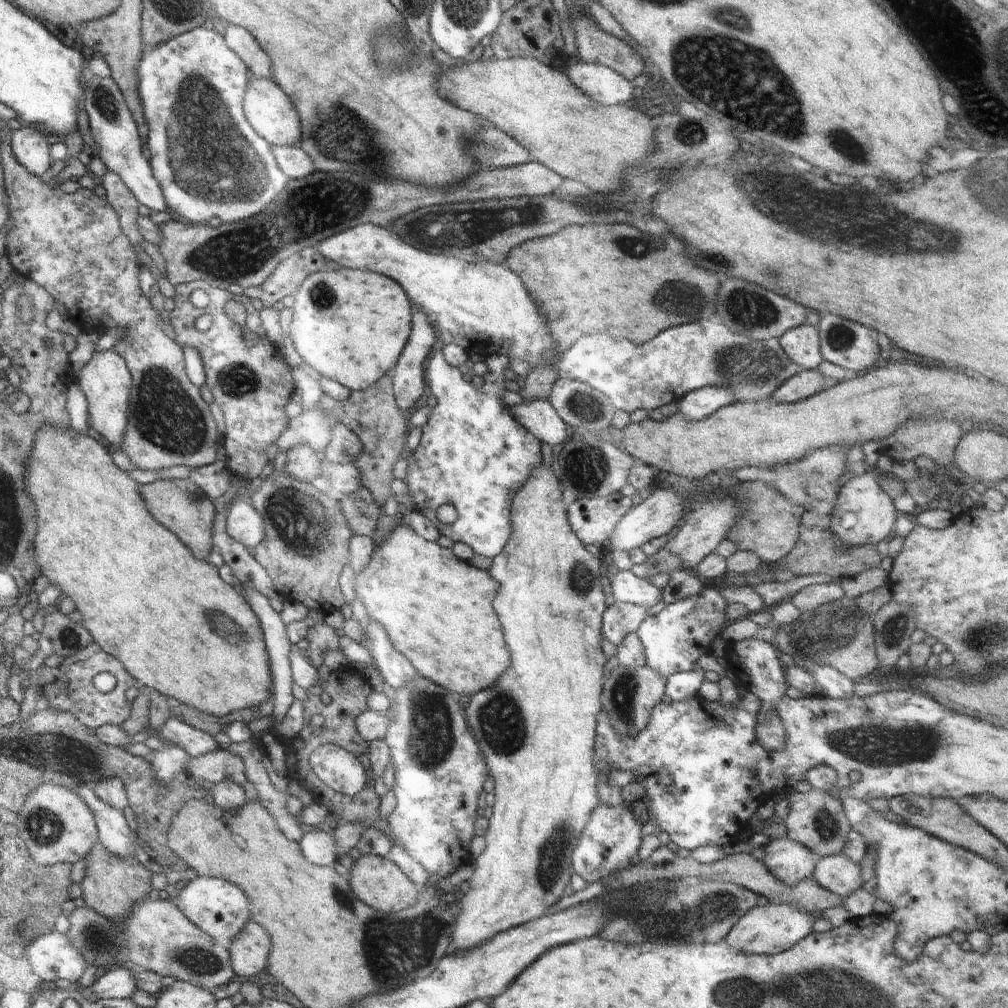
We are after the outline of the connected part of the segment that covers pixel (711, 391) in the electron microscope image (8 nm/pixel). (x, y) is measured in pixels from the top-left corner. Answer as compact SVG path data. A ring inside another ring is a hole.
M704 387L685 394L677 401L678 413L688 420L700 420L723 406L731 405L734 398L734 388Z

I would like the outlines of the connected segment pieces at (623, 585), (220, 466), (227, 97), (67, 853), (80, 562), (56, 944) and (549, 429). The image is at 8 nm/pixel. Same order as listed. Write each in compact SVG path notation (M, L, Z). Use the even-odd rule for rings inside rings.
M614 570L610 586L615 600L622 603L640 604L649 609L661 599L661 589L638 578L632 571Z
M217 460L212 464L190 468L190 479L197 484L202 491L214 502L224 496L231 486L230 478L225 462Z
M198 27L158 45L145 47L136 68L136 76L138 76L138 96L142 100L142 112L148 126L146 136L146 148L150 153L148 160L152 164L154 178L161 186L167 211L171 214L181 216L187 222L200 224L200 226L214 222L228 224L242 222L250 218L252 214L256 214L258 210L262 210L262 206L274 200L274 196L280 194L283 187L287 187L293 181L280 170L272 150L273 145L258 136L244 116L242 100L249 85L248 69L238 55L228 48L220 33L211 28ZM192 180L196 180L194 184L204 184L204 188L216 190L216 194L220 196L258 196L260 192L264 192L266 200L206 202L202 198L196 198L198 194L194 194L192 188L186 190L186 186Z
M52 783L38 786L26 796L21 809L14 813L16 820L12 825L13 831L26 845L30 858L42 866L78 862L100 841L93 811L77 791L63 786Z
M48 422L36 432L26 462L24 486L36 506L38 550L34 548L34 556L42 574L50 584L60 588L62 598L72 596L75 610L82 616L80 627L87 630L104 652L118 658L138 685L150 686L212 717L259 707L270 692L270 664L257 614L233 586L222 580L216 567L198 560L175 534L154 522L154 516L142 504L140 484L116 465L110 454L89 433L76 434L74 430L62 430ZM134 582L136 592L144 598L138 602L114 598L114 592L122 594ZM116 604L124 608L118 614L122 616L120 620L132 622L102 622L106 614L112 616ZM224 632L232 632L230 636L236 642L230 642Z
M59 931L48 932L30 942L22 957L25 954L32 968L50 968L46 971L49 982L60 978L74 985L89 968L84 956L70 944L66 933Z
M524 400L521 404L508 407L513 416L524 428L548 446L564 444L570 439L567 424L556 414L549 400Z

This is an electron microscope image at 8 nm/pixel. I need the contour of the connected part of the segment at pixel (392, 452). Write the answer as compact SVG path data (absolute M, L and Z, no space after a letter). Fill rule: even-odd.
M390 374L382 376L376 384L373 384L370 388L366 388L366 390L352 391L349 398L343 401L333 399L324 393L324 396L320 399L320 405L322 412L327 414L331 421L346 425L360 439L362 450L360 450L360 454L356 456L355 460L352 460L352 463L356 466L358 472L360 472L361 486L367 488L372 493L379 507L383 507L386 500L393 494L391 491L391 484L394 479L392 468L394 468L394 464L402 456L406 455L406 438L409 429L407 416L396 404Z

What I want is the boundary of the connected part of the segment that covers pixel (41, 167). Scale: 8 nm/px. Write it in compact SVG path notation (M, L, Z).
M22 126L10 133L10 148L18 161L40 177L44 172L52 168L52 162L48 158L48 142L42 132Z

